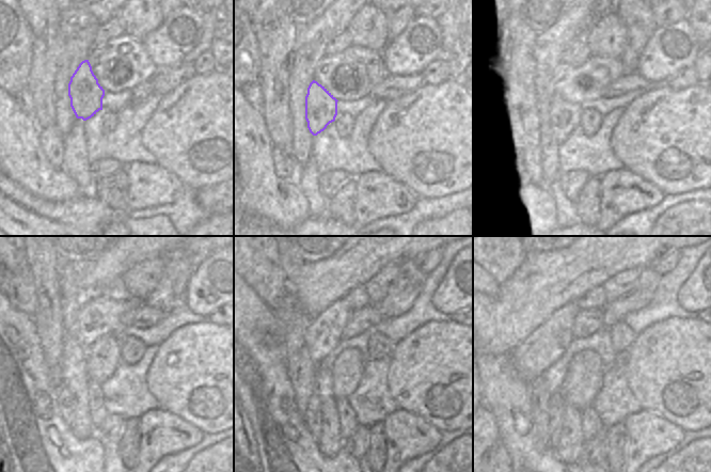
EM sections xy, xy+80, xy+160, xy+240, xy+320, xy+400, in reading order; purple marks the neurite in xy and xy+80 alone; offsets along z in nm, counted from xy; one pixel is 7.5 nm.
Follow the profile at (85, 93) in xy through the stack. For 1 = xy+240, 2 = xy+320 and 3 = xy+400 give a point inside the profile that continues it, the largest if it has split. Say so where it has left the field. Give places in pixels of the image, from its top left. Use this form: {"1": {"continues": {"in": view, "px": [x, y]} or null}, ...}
{"1": {"continues": {"in": "xy+240", "px": [74, 367]}}, "2": {"continues": {"in": "xy+320", "px": [330, 442]}}, "3": {"continues": {"in": "xy+400", "px": [569, 449]}}}

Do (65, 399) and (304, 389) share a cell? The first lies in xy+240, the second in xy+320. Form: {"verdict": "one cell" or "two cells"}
{"verdict": "two cells"}

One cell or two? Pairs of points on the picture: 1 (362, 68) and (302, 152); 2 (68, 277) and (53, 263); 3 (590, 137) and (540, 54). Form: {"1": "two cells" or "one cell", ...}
{"1": "two cells", "2": "two cells", "3": "two cells"}

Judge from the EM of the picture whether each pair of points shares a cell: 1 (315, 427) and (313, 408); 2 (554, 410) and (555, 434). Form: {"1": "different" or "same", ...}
{"1": "same", "2": "same"}

